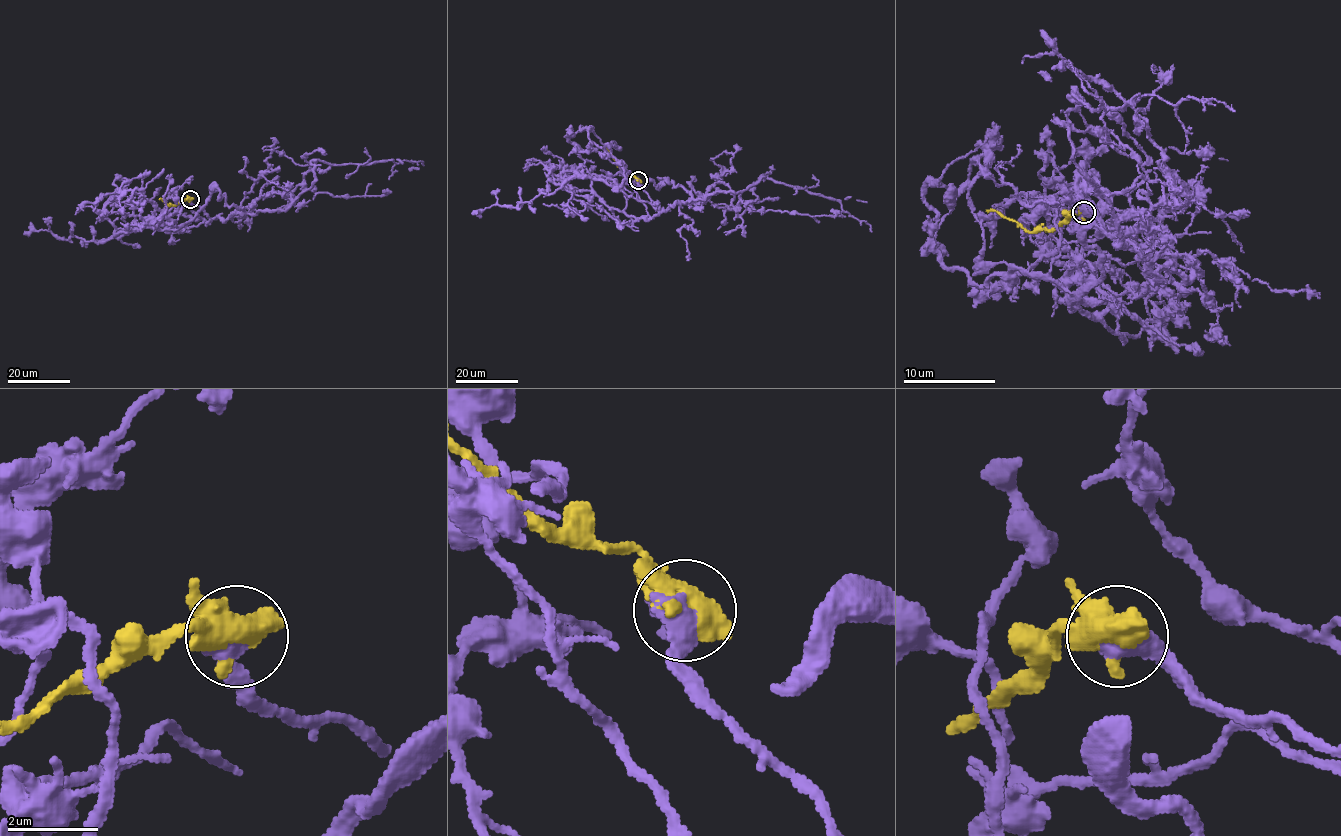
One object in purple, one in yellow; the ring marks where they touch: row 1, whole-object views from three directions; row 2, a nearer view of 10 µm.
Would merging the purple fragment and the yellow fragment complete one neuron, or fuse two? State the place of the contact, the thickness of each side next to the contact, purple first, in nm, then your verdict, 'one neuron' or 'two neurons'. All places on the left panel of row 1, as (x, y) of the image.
(190, 199) | 600/600 nm | one neuron

